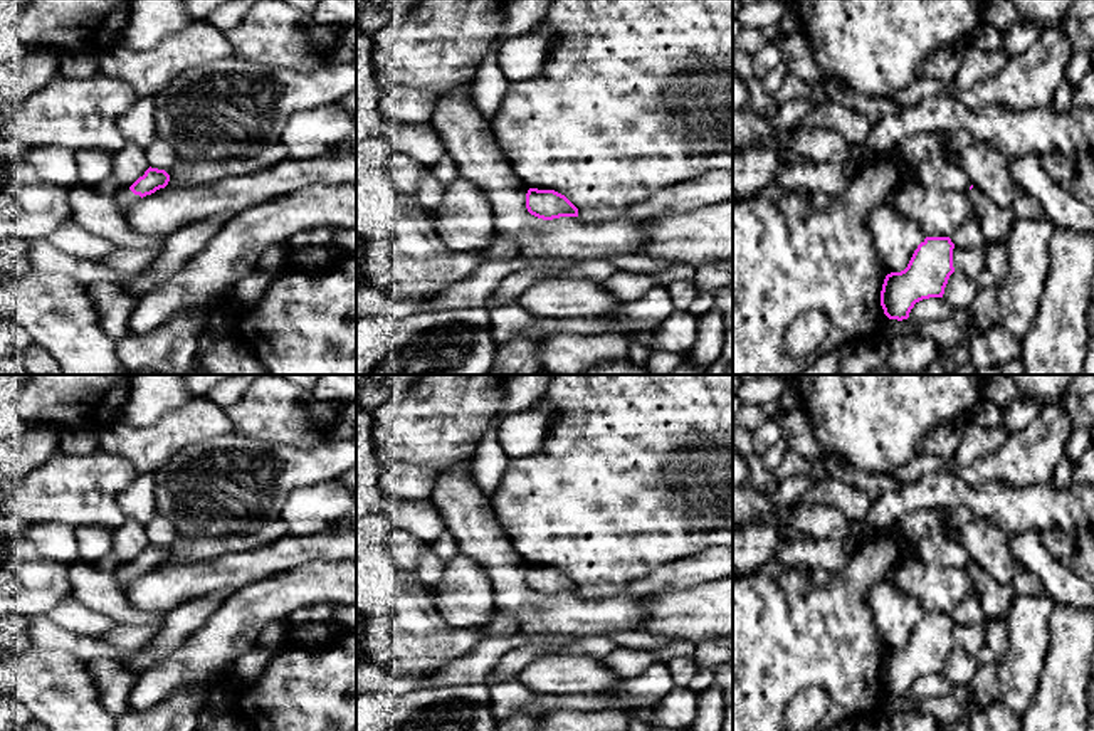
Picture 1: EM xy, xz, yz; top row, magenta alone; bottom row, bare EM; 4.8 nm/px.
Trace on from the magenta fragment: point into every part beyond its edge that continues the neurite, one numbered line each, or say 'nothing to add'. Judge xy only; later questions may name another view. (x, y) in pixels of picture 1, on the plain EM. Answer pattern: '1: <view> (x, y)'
1: xy (125, 575)

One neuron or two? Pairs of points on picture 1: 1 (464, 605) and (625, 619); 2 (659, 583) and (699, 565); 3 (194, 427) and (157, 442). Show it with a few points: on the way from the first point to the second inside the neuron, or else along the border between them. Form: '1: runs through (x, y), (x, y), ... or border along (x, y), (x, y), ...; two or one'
1: border along (484, 570), (496, 609); two
2: runs through (669, 577), (689, 572); one
3: runs through (185, 427), (178, 427), (165, 437); one

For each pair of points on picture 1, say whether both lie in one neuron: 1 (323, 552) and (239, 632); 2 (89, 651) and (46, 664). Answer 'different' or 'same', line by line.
1: different
2: different

